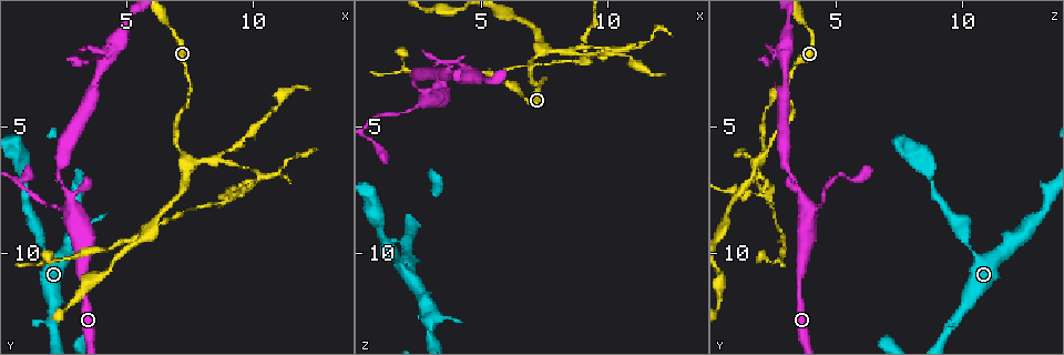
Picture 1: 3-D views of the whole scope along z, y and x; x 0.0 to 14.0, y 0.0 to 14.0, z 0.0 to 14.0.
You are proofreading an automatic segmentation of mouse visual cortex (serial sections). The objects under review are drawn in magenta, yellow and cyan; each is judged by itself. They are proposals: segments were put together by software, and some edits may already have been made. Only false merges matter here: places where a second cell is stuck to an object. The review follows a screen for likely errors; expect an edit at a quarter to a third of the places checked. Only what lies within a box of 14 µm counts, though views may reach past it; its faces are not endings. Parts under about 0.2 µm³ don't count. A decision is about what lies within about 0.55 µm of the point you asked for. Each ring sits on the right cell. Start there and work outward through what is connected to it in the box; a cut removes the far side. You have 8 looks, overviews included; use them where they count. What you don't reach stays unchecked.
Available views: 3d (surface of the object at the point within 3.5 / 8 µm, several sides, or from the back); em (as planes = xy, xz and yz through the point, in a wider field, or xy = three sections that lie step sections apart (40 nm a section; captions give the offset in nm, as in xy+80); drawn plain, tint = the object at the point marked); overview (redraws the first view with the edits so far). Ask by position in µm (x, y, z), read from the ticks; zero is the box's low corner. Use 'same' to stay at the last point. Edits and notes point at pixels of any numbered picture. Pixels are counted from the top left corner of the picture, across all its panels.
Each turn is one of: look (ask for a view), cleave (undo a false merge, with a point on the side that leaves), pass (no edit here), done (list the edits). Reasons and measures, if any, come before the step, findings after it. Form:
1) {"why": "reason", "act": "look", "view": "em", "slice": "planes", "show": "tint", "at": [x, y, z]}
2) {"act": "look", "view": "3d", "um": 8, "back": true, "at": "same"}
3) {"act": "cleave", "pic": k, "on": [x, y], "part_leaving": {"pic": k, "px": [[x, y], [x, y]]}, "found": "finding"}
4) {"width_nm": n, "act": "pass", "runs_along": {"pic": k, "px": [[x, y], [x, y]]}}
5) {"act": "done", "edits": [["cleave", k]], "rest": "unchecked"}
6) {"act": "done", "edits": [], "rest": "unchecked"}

{"why": "calibre changes", "act": "look", "view": "3d", "um": 3.5, "at": [1.8, 9.7, 10.4]}

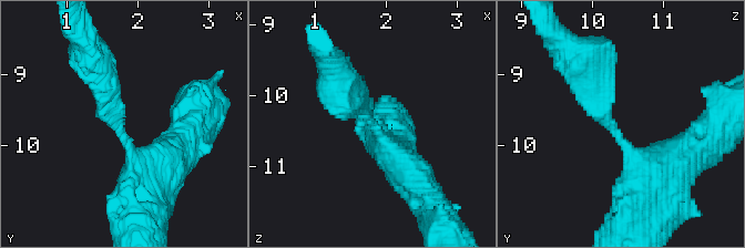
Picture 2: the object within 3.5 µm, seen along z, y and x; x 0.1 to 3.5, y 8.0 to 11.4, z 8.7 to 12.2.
{"arm_widths_nm": [400, 450], "why": "shape alone is not enough", "act": "look", "view": "em", "slice": "xy", "step": 3, "show": "tint", "at": [1.75, 9.80, 10.35]}

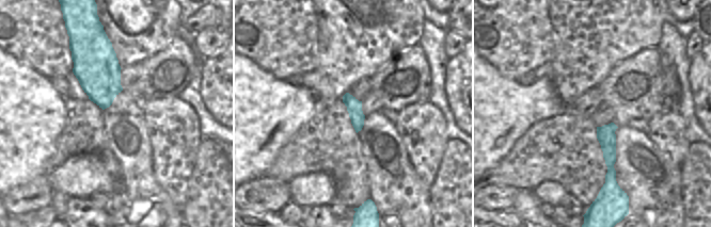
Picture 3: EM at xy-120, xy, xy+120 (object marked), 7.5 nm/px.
{"act": "cleave", "pic": 2, "on": [605, 107], "part_leaving": {"pic": 2, "px": [[616, 132], [591, 78], [562, 43]]}, "found": "two cells meet here"}

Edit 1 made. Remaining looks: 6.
{"act": "look", "view": "overview"}

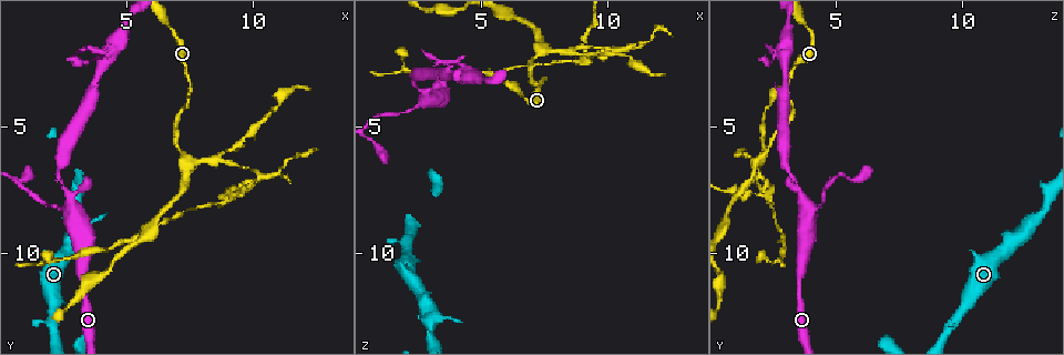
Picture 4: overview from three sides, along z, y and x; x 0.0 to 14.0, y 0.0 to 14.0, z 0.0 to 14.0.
{"why": "thick turns thin", "act": "look", "view": "3d", "um": 3.5, "at": [2.2, 8.2, 4.5]}

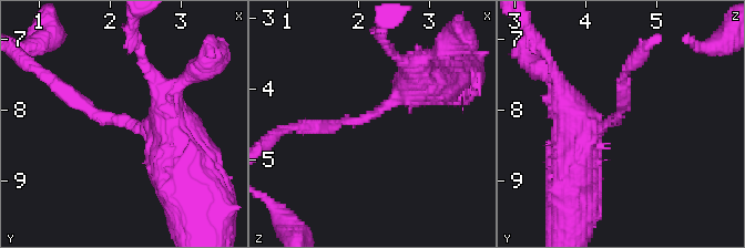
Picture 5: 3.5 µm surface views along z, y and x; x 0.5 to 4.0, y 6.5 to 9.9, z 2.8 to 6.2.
{"arm_widths_nm": [200, 600], "why": "now the EM", "act": "look", "view": "em", "slice": "xy", "step": 5, "show": "tint", "at": [2.20, 8.20, 4.40]}

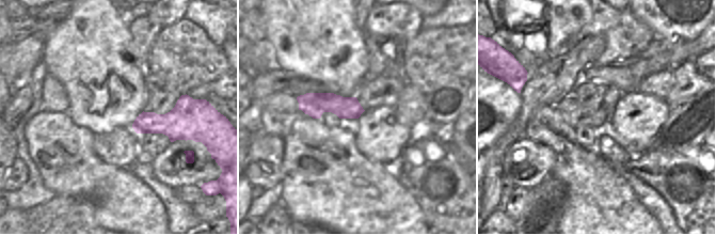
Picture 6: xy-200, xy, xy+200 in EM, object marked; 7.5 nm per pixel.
{"act": "look", "view": "em", "slice": "xy", "step": 1, "show": "tint", "at": "same"}

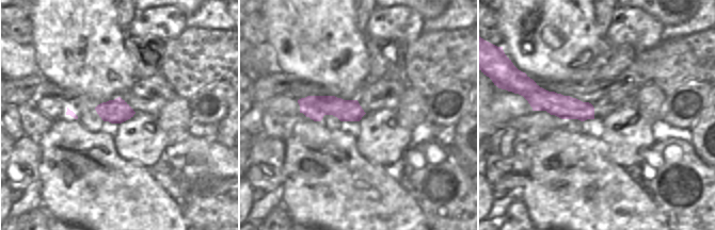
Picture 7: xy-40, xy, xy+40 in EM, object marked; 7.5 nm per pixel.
{"act": "pass", "found": "all the same cell"}

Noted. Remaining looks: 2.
{"why": "narrows sharply", "act": "look", "view": "3d", "um": 8, "at": [7.4, 4.2, 3.3]}

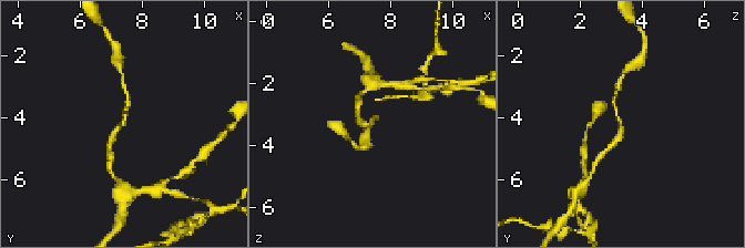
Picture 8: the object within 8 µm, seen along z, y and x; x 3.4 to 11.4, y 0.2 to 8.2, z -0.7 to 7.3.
{"why": "closer look", "act": "look", "view": "3d", "um": 3.5, "at": [7.3, 4.3, 3.3]}

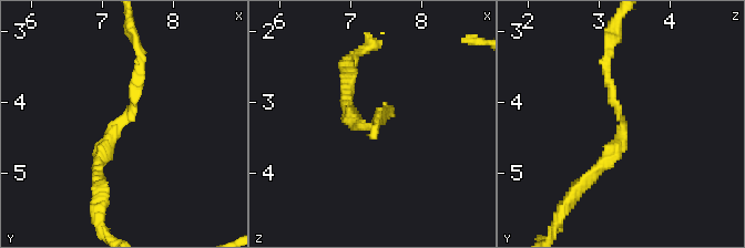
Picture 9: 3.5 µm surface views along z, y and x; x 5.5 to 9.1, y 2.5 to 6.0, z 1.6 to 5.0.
{"arm_widths_nm": [150, 200], "act": "pass", "runs_along": {"pic": 9, "px": [[139, 52], [132, 116], [104, 144], [98, 174]]}, "found": "one cell here"}

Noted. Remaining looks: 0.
{"act": "done", "edits": [["cleave", 2]], "rest": "unchecked"}

